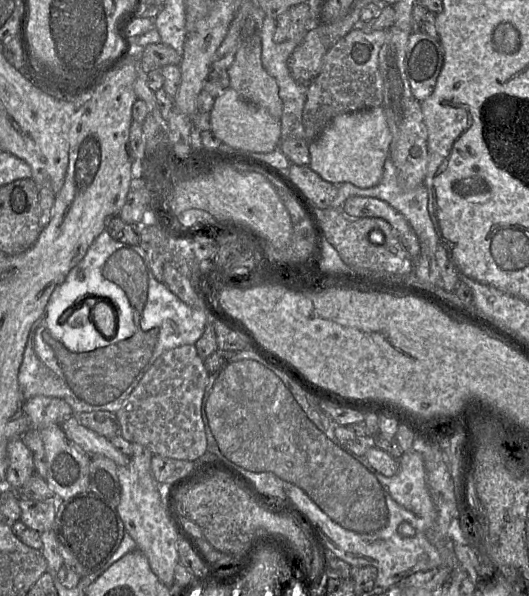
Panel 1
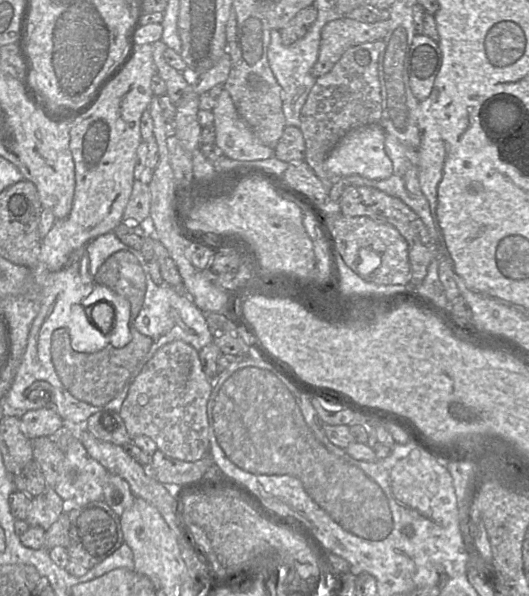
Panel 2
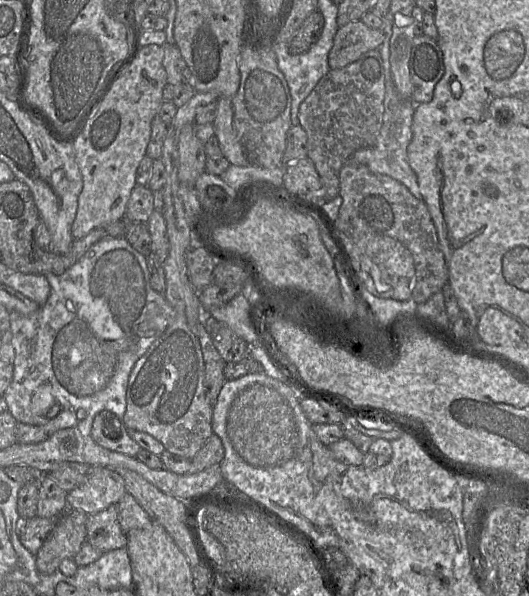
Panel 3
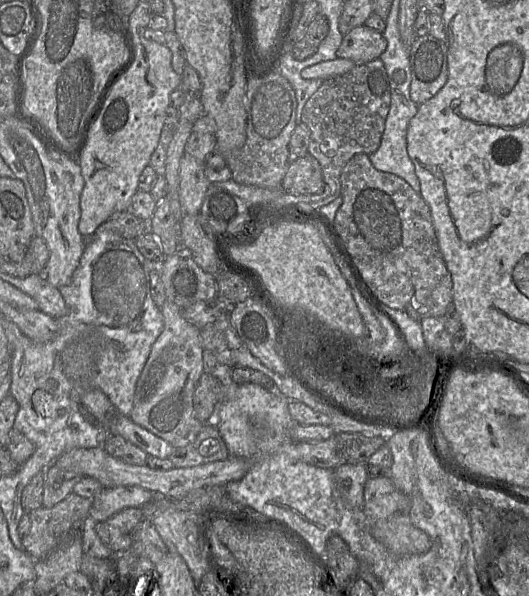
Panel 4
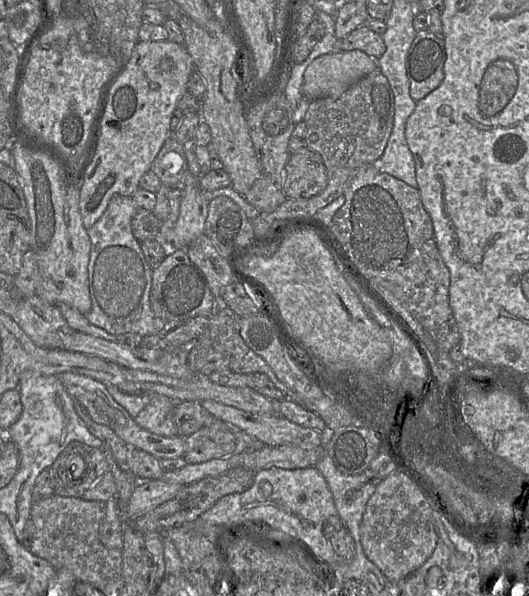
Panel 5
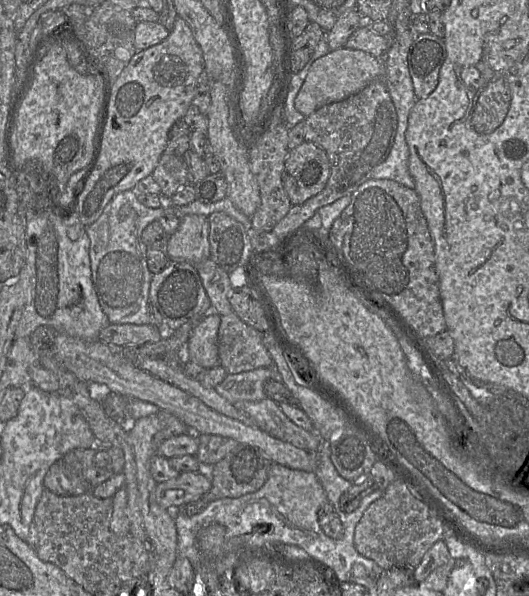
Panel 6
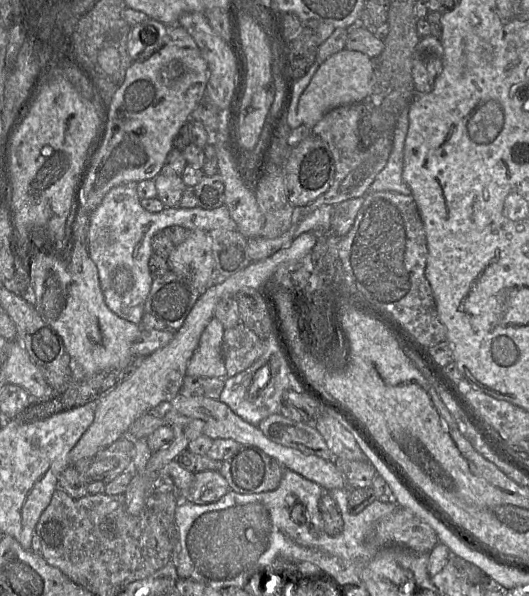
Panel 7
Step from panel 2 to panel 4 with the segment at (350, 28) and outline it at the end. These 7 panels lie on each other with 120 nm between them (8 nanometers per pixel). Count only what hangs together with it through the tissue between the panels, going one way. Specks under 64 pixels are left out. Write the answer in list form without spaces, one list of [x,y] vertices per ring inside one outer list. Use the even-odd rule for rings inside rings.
[[[362,25],[343,36],[336,55],[338,58],[349,59],[360,65],[379,58],[386,47],[387,40],[383,33]]]

